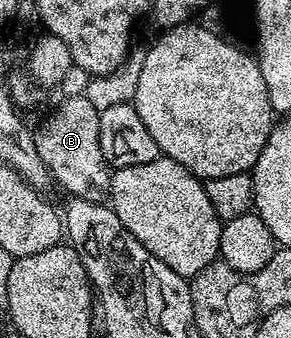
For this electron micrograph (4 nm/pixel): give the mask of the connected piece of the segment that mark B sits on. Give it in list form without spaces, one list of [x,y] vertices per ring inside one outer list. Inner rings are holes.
[[[88,95],[63,98],[60,105],[44,118],[43,122],[34,129],[35,148],[39,156],[48,166],[50,177],[66,191],[69,196],[82,198],[83,201],[104,203],[108,199],[111,170],[103,158],[99,147],[99,116],[100,109],[88,98]]]

